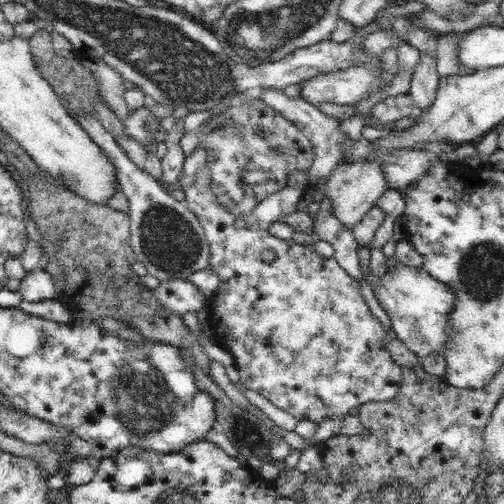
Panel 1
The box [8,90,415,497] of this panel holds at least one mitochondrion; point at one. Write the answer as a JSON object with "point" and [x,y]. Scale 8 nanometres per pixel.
{"point":[241,152]}

